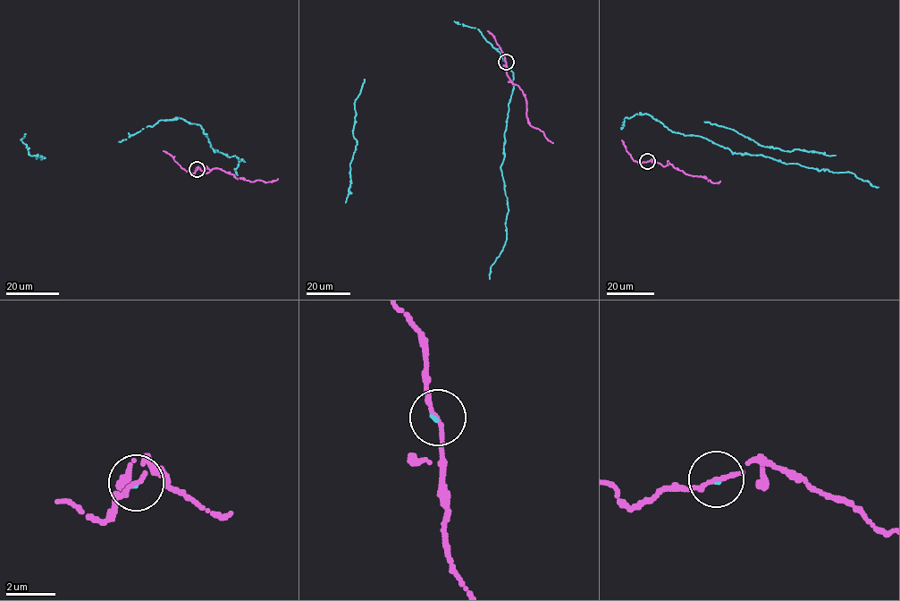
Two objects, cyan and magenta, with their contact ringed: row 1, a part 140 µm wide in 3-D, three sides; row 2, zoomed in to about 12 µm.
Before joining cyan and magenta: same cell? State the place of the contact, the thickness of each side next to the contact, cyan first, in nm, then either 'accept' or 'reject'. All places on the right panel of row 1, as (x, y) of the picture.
place (647, 161); calibres 90 and 240 nm; accept

